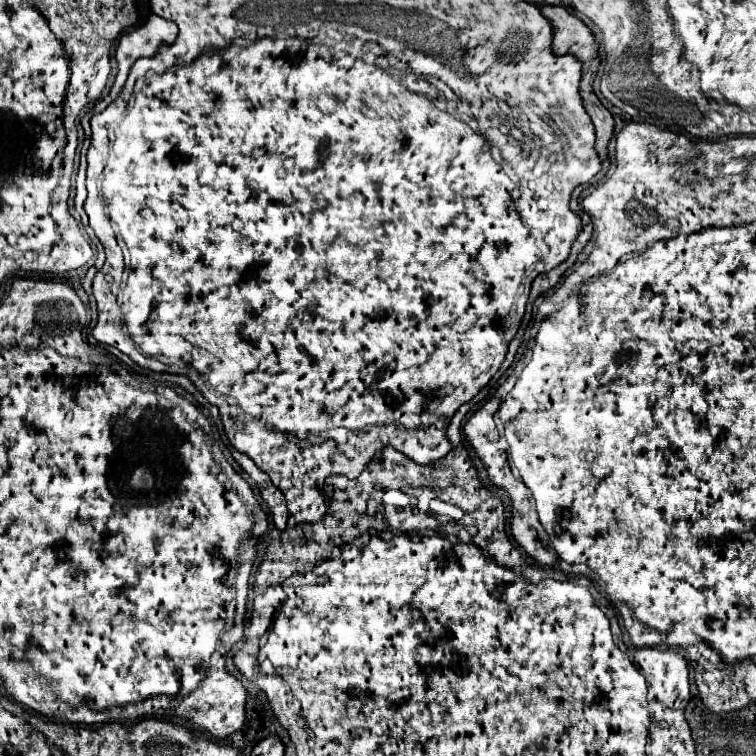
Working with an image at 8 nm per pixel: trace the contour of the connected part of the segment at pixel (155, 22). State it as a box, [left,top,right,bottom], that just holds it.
[108,15,176,101]

